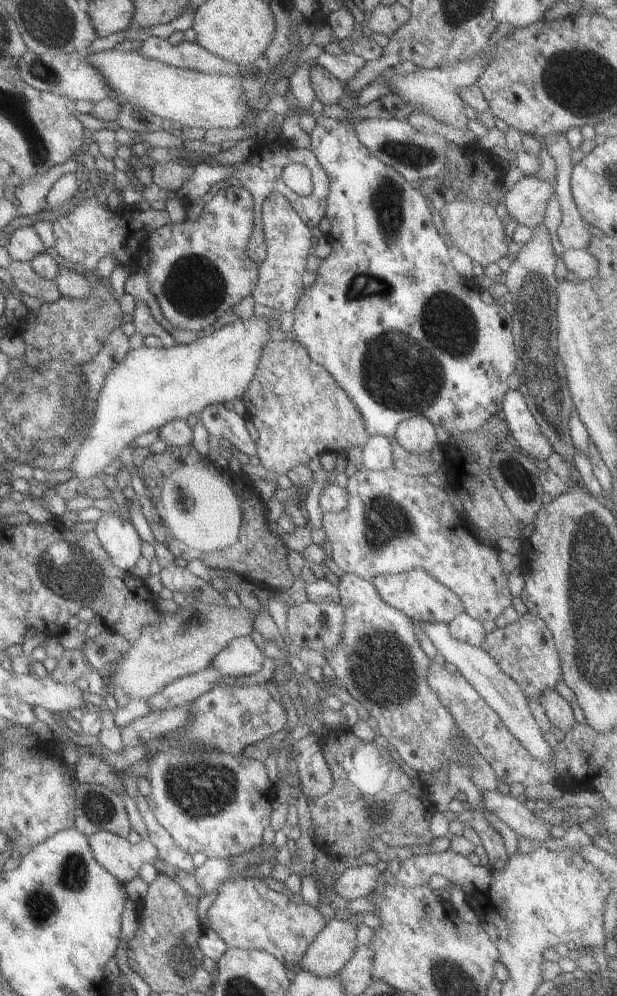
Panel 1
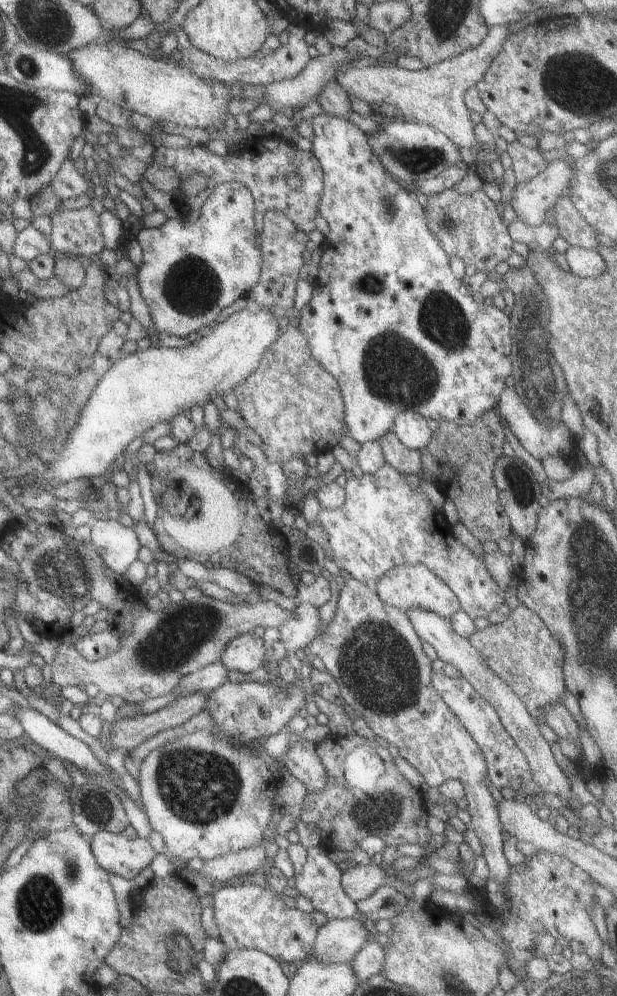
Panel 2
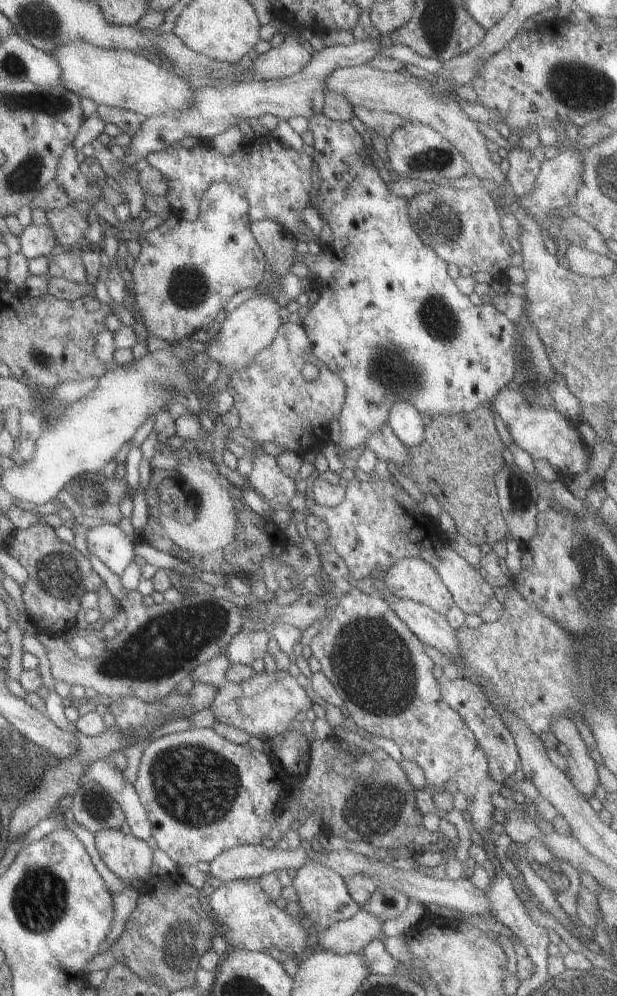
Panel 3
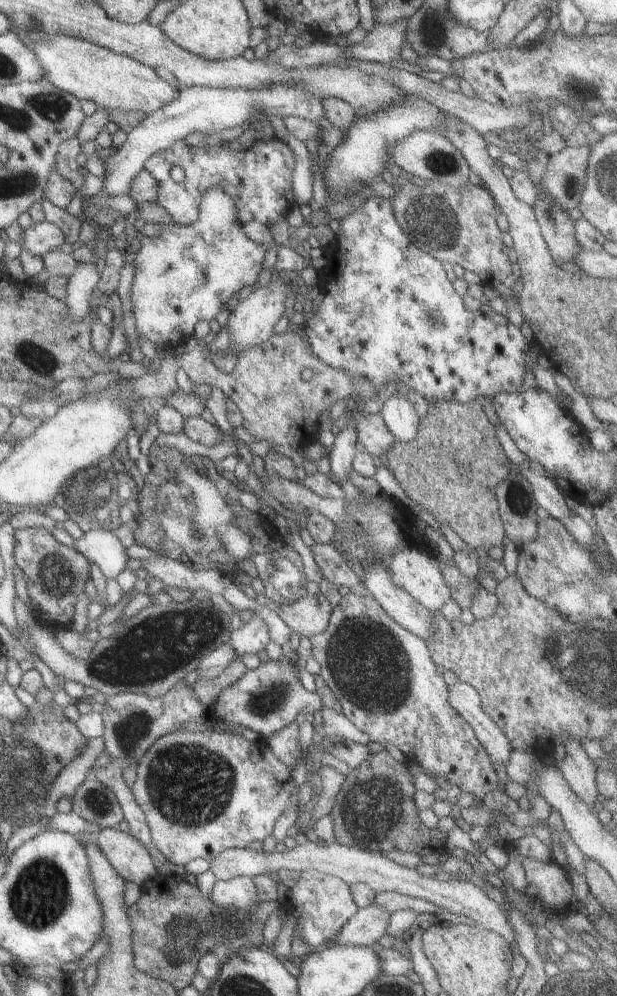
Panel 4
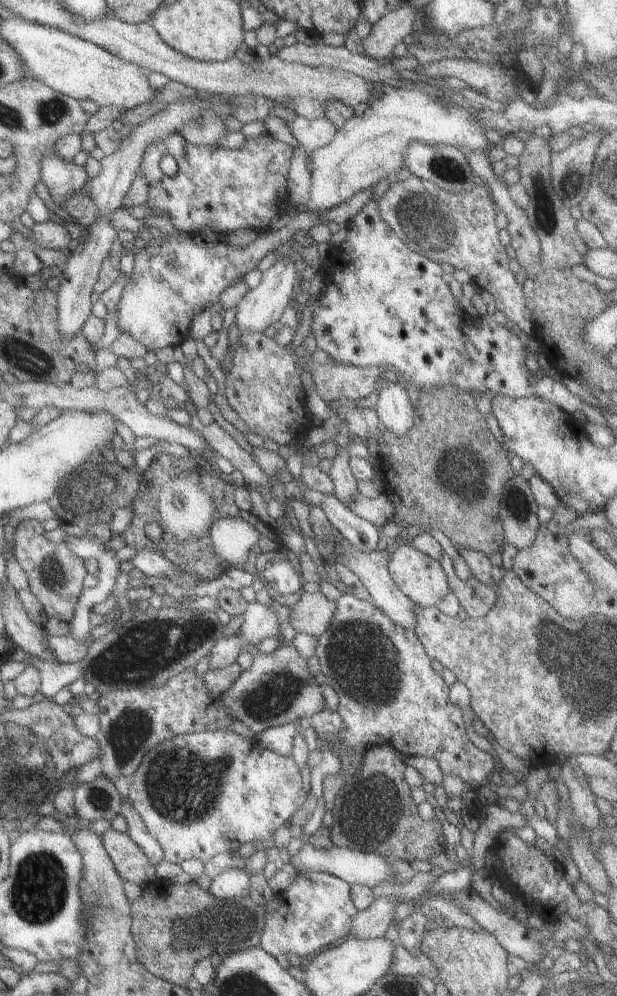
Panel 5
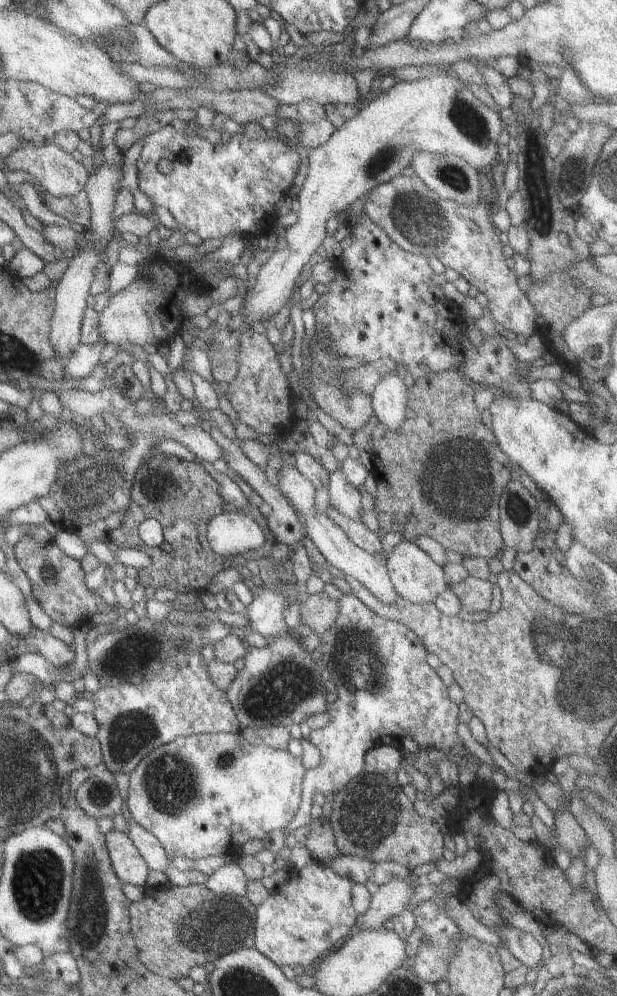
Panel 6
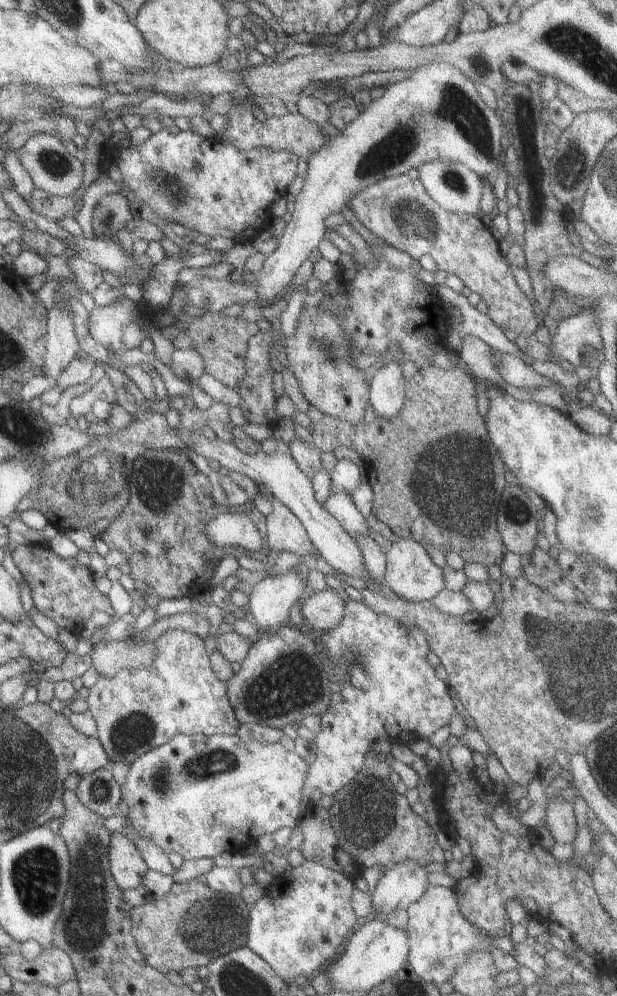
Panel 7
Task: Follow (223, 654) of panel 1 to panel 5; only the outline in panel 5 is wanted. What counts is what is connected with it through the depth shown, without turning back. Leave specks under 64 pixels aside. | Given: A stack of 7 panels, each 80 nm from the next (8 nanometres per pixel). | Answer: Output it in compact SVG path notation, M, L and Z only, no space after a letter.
M273 599L268 606L256 601L247 604L243 612L243 623L235 632L235 635L241 638L243 645L254 645L265 638L277 637L280 634L277 607Z

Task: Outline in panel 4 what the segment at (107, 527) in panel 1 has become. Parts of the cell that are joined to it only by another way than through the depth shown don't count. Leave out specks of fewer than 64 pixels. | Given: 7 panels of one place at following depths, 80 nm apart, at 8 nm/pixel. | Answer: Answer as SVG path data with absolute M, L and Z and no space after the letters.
M91 530L74 540L73 549L88 562L94 562L102 576L113 580L125 568L128 558L114 531Z

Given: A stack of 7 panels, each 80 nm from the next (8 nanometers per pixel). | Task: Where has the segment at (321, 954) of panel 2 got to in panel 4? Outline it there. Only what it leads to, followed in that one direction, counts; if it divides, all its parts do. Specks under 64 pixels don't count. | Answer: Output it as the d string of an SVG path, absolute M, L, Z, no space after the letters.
M375 904L359 907L357 913L341 926L341 930L333 934L329 944L366 946L375 943L385 934L389 916L385 908Z

